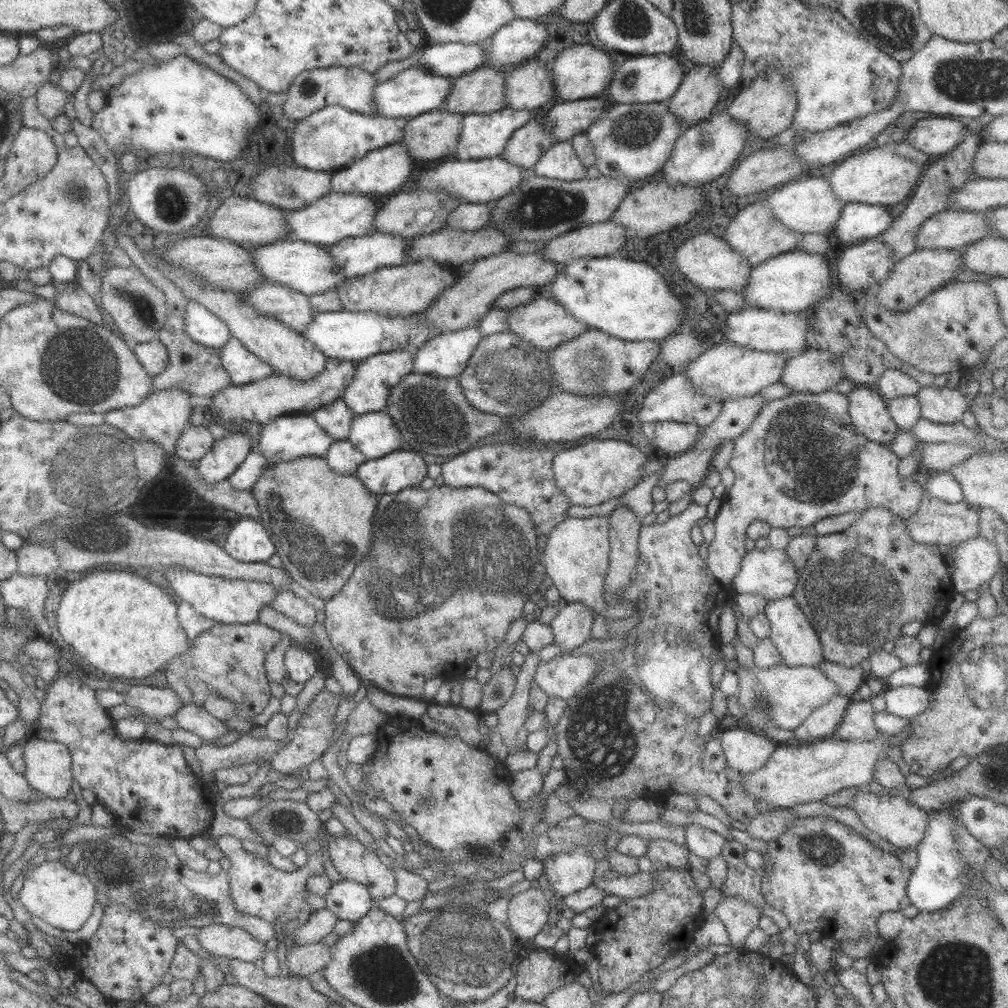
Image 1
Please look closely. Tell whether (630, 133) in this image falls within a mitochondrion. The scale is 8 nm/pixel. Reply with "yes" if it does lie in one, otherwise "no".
yes

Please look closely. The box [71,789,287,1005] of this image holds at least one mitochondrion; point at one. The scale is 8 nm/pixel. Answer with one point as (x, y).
(147, 864)

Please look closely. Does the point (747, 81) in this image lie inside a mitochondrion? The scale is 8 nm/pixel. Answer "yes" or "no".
no

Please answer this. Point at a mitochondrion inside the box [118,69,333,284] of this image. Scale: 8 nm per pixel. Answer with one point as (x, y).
(177, 206)

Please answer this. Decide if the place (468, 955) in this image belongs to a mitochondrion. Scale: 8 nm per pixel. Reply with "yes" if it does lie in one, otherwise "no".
yes

